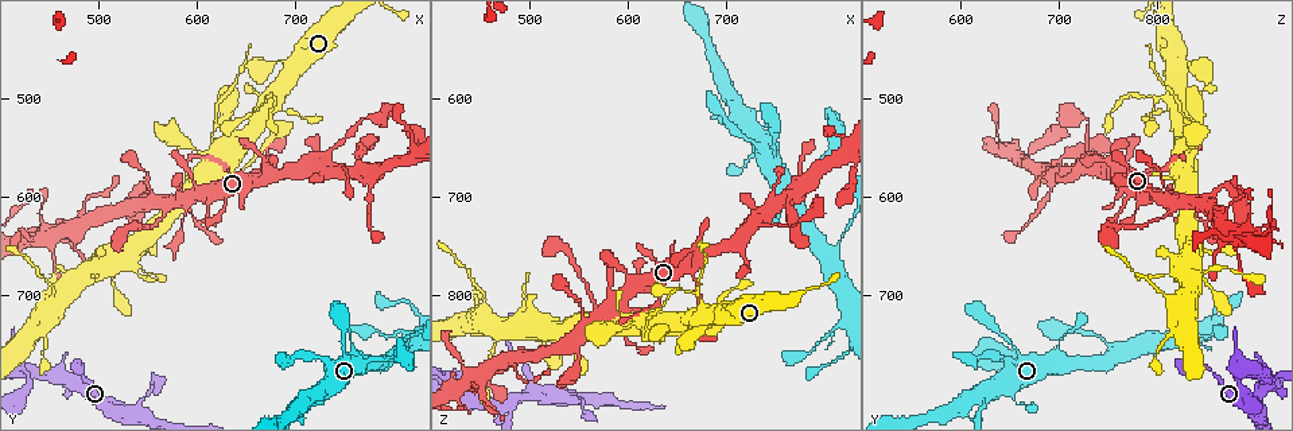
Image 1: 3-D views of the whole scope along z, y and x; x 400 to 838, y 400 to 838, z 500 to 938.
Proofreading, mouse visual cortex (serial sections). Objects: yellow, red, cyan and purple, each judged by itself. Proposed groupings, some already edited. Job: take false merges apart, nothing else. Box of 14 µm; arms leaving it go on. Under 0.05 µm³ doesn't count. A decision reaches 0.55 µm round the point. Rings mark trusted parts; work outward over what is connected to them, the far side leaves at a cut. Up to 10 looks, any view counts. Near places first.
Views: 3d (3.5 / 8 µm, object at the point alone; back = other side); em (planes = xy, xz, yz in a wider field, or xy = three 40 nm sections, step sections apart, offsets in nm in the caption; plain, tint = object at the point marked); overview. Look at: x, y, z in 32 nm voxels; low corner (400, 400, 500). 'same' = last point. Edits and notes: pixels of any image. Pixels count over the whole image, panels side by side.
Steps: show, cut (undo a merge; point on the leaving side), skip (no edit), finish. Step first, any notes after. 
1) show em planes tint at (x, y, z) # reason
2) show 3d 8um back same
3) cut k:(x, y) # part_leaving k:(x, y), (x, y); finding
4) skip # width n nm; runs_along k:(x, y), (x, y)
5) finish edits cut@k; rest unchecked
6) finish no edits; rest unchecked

show 3d 3.5um at (665, 575, 790) # calibre changes

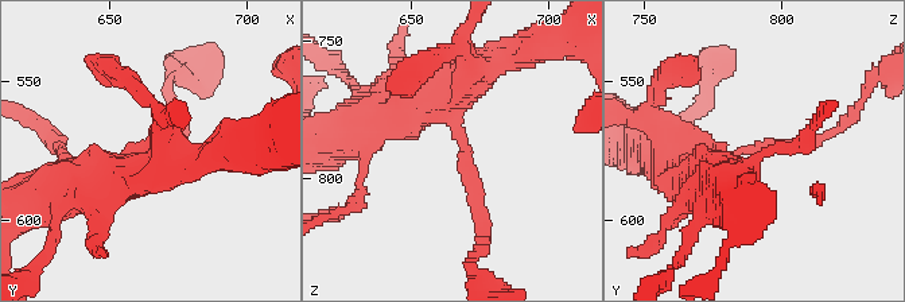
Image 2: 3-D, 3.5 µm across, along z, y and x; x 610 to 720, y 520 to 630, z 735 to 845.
show em xy step 2 tint at (669, 574, 788) # arm_widths 150, 500 nm

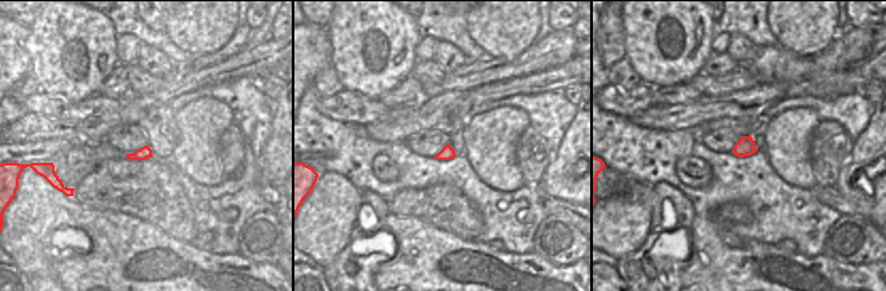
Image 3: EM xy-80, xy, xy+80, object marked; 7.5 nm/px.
skip # runs_along 2:(414, 100), (455, 117), (480, 225); all the same cell

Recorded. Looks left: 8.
show 3d 3.5um at (775, 595, 690) # calibre changes

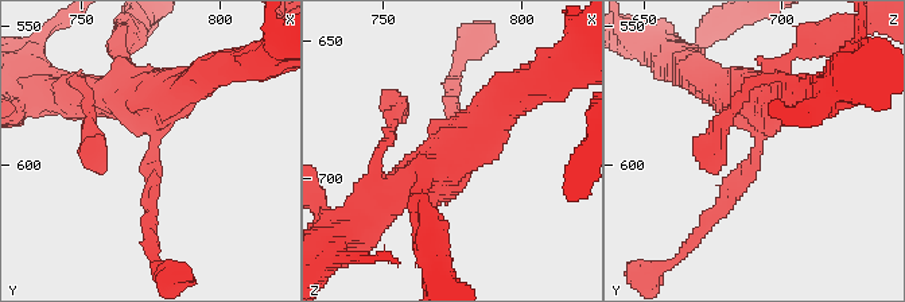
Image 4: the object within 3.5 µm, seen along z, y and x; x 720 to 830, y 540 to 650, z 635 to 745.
show em planes tint at (776, 598, 691) # arm_widths 150, 500 nm

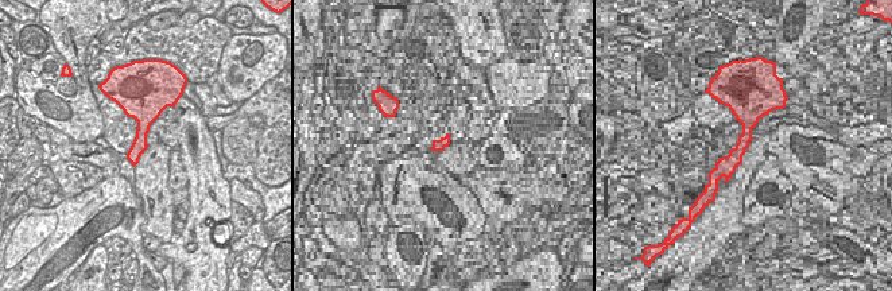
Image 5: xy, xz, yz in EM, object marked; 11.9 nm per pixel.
show em xy step 1 tint same # cut it another way

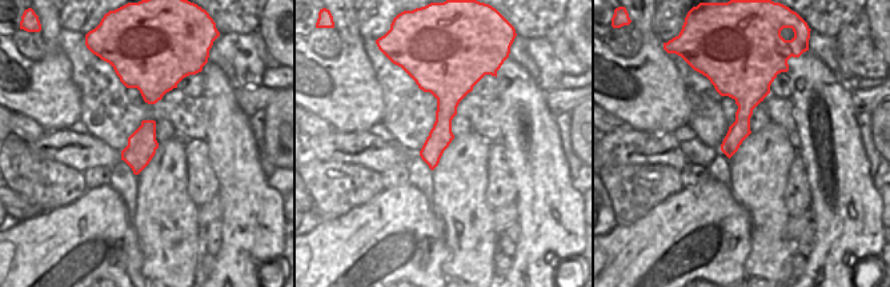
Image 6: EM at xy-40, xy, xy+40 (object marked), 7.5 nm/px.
skip # all the same cell

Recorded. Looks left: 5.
show 3d 8um at (800, 755, 760) # calibre changes

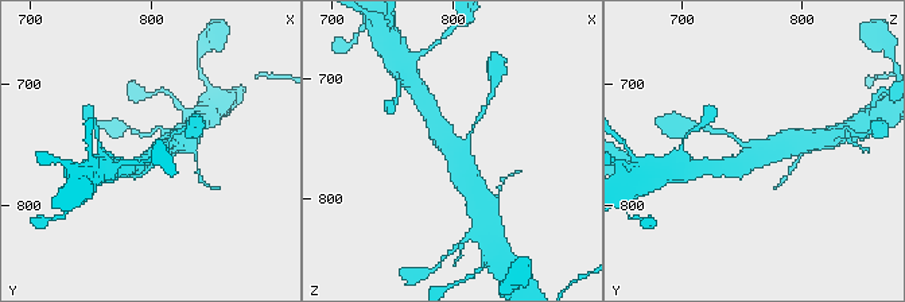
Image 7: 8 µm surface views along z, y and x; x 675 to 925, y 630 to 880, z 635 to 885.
show 3d 3.5um at (804, 758, 758) # zoom in

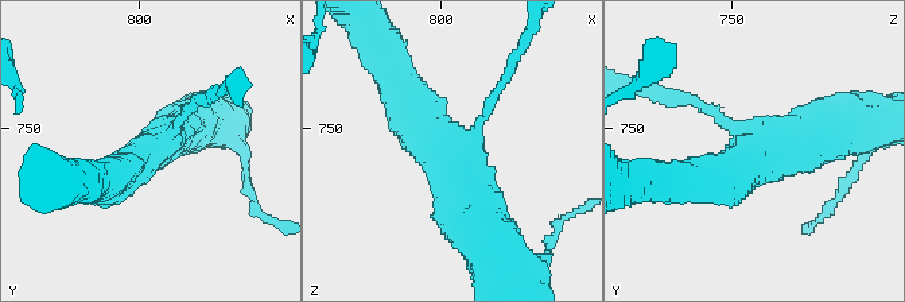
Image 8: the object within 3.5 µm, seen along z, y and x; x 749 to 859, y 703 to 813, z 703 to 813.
show em xy step 1 tint at (803, 758, 760) # arms 3; arm_widths 150, 450, 500 nm; now the EM

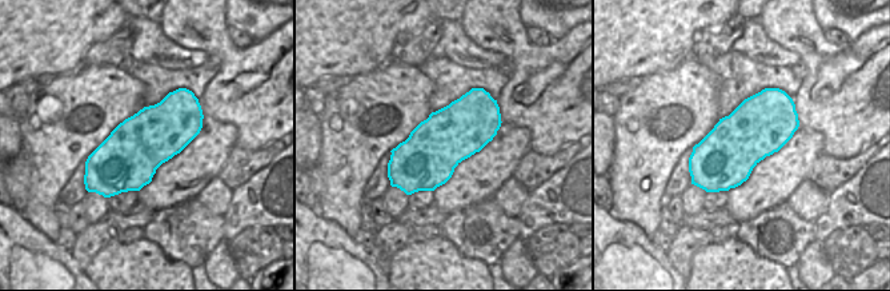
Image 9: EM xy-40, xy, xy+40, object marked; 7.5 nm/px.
skip # one cell here

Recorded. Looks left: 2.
show 3d 3.5um at (555, 590, 815) # thick turns thin

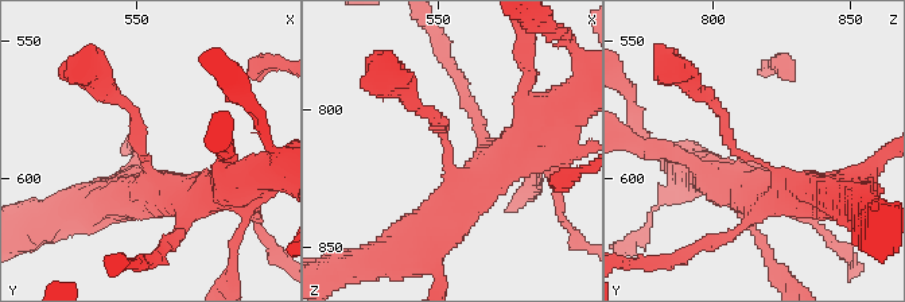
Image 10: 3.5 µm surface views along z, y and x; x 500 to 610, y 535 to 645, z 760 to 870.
show em xy step 3 tint at (553, 592, 814) # arm_widths 150, 350 nm; now the EM

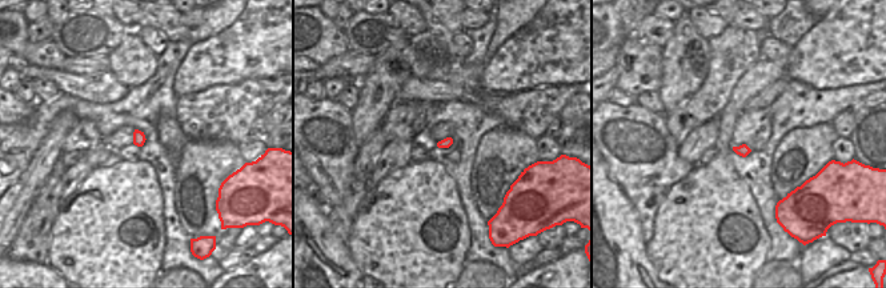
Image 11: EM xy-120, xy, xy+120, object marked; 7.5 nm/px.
skip # runs_along 10:(765, 192), (789, 192), (734, 150), (707, 92); one cell here

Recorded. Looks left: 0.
finish no edits; rest unchecked

